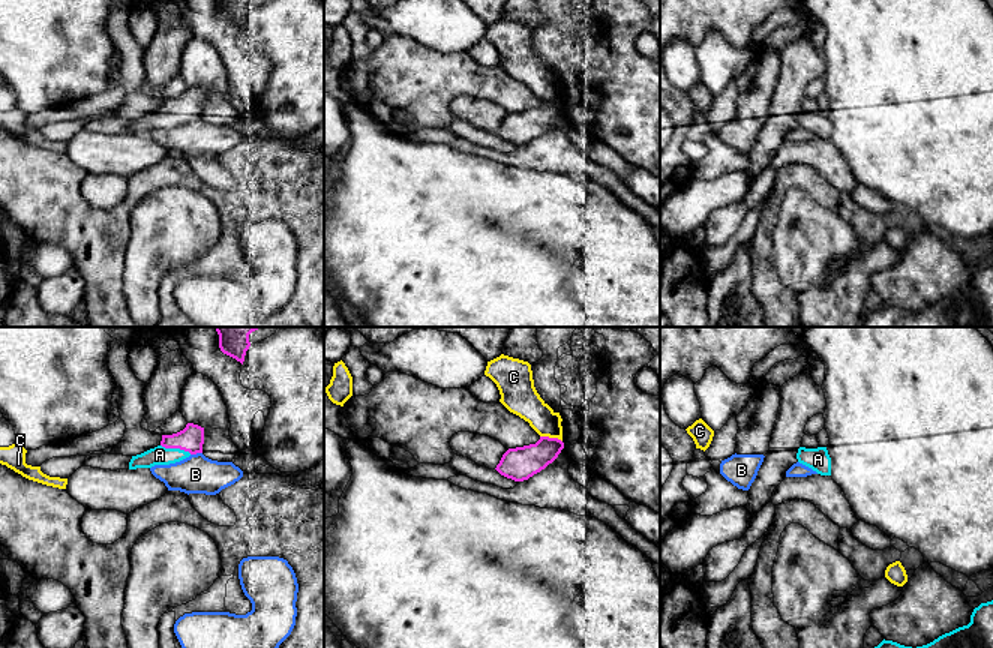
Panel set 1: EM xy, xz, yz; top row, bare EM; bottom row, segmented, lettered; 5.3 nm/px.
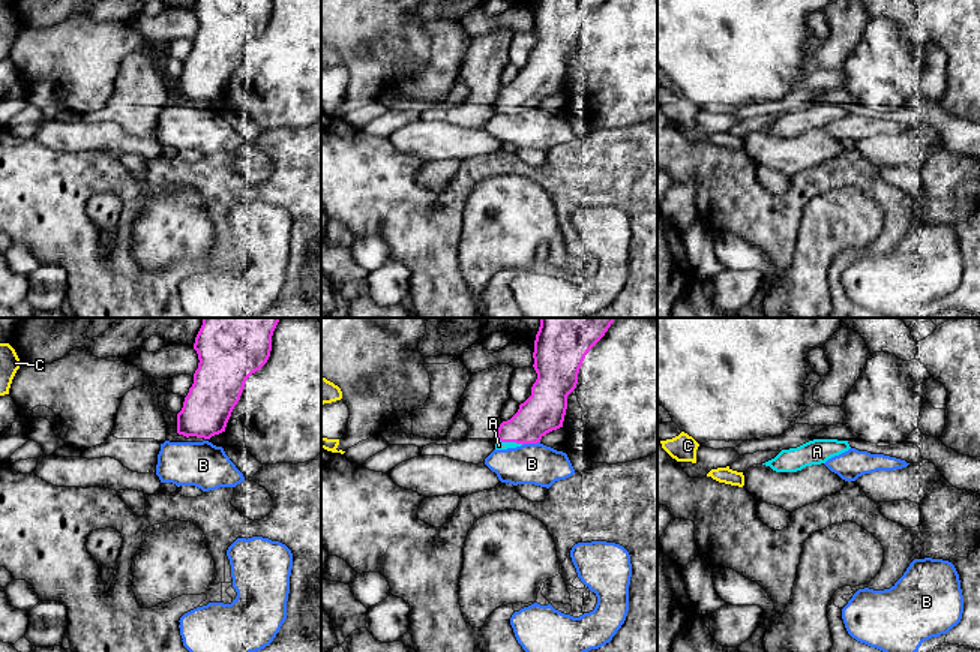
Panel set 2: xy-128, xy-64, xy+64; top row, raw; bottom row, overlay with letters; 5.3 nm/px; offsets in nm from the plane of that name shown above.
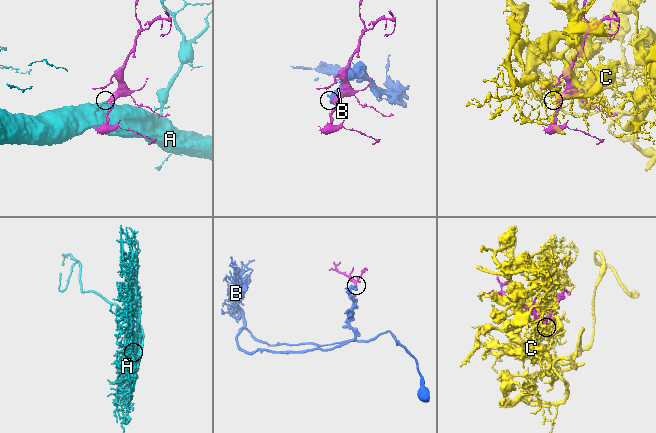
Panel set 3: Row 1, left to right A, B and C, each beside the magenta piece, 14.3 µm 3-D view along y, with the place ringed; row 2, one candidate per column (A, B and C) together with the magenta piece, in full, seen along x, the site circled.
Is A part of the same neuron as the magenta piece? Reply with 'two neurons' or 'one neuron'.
one neuron

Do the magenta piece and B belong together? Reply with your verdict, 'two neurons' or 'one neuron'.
two neurons

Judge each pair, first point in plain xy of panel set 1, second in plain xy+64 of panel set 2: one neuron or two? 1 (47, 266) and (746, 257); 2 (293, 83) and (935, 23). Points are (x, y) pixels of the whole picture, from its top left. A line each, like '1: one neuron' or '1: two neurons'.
1: one neuron
2: one neuron

